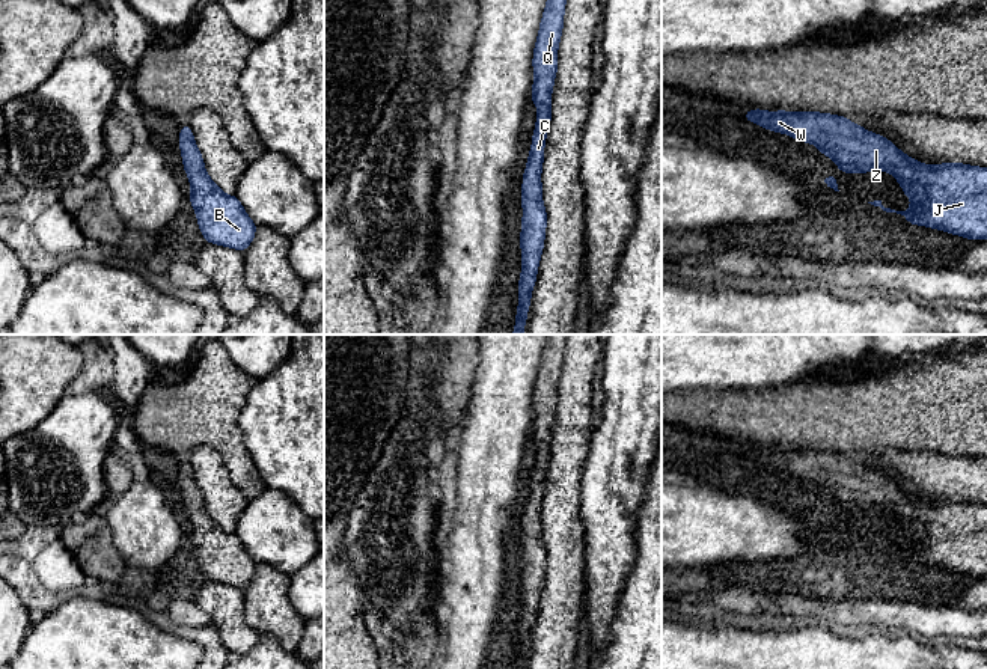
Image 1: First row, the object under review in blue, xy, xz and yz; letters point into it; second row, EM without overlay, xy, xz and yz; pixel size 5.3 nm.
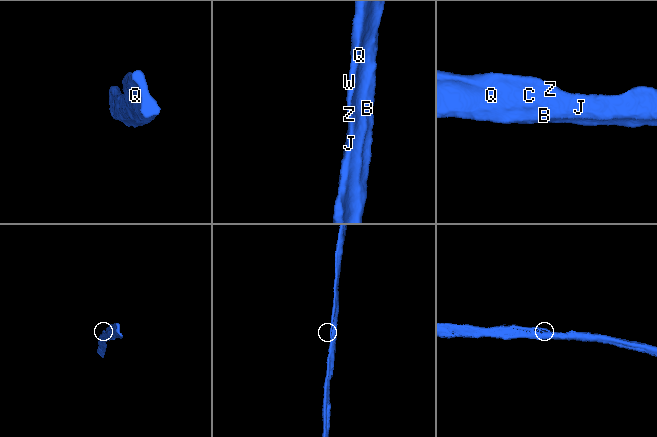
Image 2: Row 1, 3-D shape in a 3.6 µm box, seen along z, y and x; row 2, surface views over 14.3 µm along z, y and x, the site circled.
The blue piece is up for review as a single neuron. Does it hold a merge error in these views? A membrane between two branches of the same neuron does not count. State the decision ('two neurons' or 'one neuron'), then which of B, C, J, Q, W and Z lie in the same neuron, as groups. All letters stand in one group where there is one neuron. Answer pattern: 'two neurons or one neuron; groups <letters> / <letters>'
one neuron; groups B C J Q W Z

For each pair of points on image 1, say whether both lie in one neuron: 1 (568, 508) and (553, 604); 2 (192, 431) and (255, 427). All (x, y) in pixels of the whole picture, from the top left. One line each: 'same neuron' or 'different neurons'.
1: same neuron
2: different neurons

